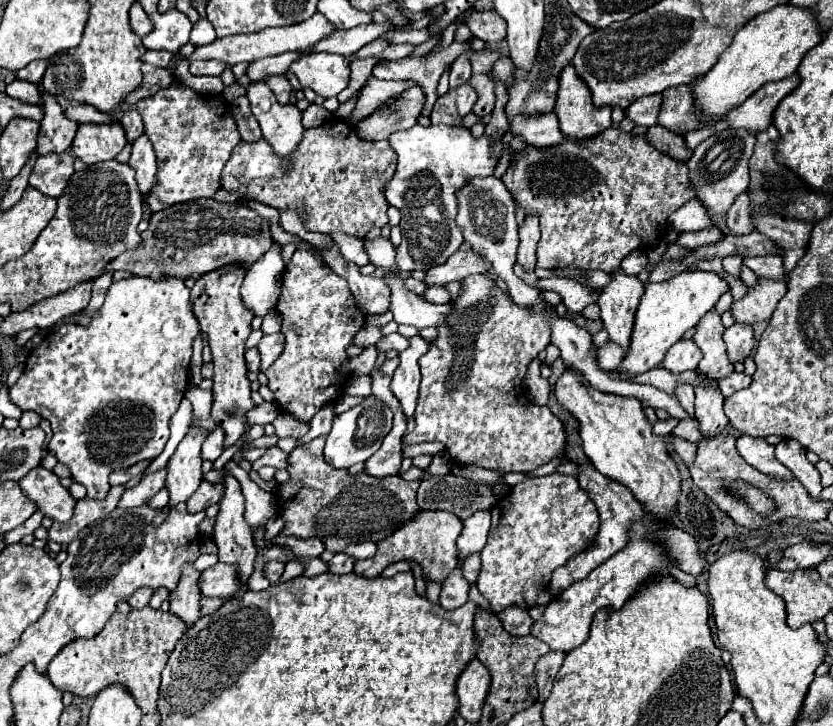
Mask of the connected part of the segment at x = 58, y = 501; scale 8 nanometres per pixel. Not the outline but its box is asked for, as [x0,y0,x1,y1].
[19,466,77,522]

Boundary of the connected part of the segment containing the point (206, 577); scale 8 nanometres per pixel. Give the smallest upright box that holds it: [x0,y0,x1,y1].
[199,562,241,600]

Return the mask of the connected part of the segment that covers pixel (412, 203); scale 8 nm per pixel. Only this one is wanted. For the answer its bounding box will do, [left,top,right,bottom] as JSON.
[385,124,497,272]

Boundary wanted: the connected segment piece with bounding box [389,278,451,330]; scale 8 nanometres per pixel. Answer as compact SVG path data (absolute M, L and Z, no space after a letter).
M397 278L389 284L391 288L391 312L395 316L397 324L411 324L415 328L427 328L437 326L445 320L447 312L451 310L449 304L431 304L417 294L409 292L405 288L405 280Z

